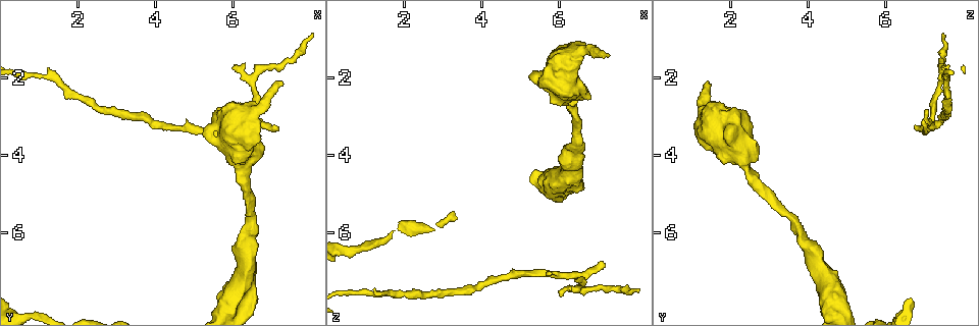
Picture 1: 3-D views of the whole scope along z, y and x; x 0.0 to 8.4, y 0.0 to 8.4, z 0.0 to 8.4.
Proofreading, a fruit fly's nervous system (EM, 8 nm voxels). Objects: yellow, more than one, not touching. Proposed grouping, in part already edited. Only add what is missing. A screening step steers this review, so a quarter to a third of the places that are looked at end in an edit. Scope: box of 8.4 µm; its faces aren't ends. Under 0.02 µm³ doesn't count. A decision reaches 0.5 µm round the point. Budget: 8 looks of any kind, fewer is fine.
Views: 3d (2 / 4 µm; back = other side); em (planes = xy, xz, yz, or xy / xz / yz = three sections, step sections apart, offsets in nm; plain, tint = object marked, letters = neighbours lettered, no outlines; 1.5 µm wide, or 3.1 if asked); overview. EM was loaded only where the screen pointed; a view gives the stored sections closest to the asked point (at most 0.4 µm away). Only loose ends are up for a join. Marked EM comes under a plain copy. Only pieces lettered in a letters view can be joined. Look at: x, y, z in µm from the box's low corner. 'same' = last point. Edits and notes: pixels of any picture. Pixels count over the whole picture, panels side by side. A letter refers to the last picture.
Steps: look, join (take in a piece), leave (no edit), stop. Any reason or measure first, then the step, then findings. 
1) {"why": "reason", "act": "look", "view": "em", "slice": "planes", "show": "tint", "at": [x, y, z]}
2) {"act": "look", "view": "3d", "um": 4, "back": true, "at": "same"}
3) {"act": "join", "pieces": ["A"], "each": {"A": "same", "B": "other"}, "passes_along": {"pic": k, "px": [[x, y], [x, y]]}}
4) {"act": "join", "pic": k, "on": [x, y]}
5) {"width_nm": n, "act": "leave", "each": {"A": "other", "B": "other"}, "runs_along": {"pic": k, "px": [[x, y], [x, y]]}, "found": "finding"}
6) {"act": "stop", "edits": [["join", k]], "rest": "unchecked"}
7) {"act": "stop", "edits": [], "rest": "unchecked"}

{"why": "thin end", "act": "look", "view": "3d", "um": 4, "at": [6.00, 1.70, 7.60]}

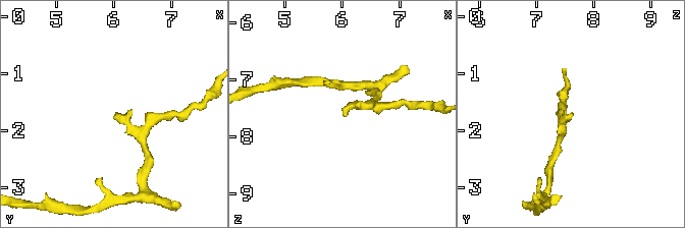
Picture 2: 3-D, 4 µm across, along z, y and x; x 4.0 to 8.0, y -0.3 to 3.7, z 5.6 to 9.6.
{"act": "look", "view": "em", "slice": "yz", "step": 8, "show": "letters", "at": [6.05, 1.75, 7.65]}

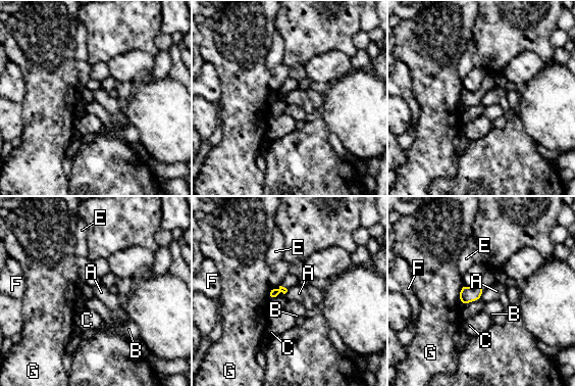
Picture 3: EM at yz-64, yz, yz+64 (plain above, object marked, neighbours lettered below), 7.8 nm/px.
{"act": "leave", "each": {"A": "other", "B": "other", "C": "other", "E": "other", "F": "other", "G": "other"}, "border": {"pic": 3, "px": [[483, 291], [479, 298]]}, "found": "no lettered piece goes on from it"}

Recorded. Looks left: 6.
{"act": "look", "view": "3d", "um": 4, "at": [7.10, 3.25, 6.70]}

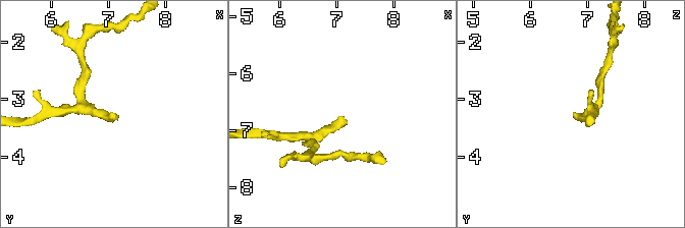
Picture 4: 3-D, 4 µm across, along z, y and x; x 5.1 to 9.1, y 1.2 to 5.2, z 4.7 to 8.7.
{"act": "look", "view": "em", "slice": "planes", "show": "tint", "at": [7.15, 3.25, 6.70]}

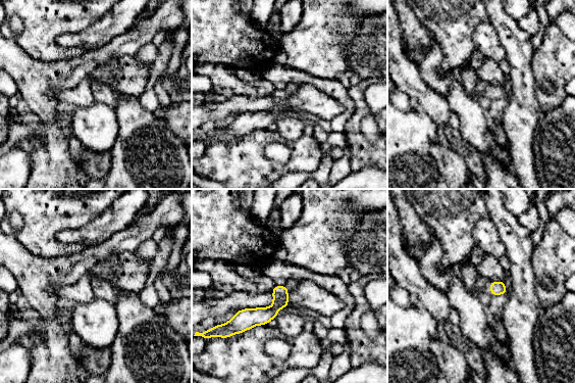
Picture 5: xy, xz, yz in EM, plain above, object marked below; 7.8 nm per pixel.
{"why": "what lies round it", "act": "look", "view": "em", "slice": "planes", "show": "letters", "at": "same"}

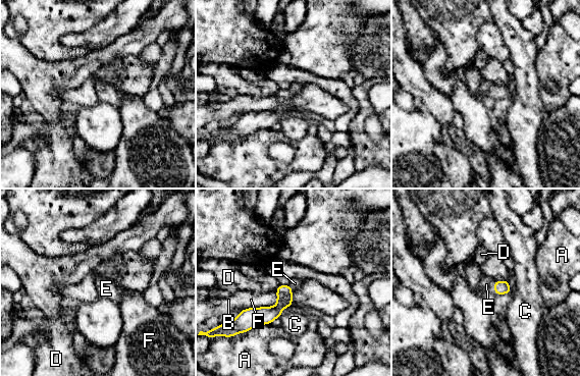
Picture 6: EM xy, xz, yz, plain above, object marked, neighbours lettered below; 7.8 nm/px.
{"act": "join", "pieces": ["E"], "each": {"A": "other", "B": "other", "C": "other", "D": "other", "E": "same", "F": "other"}, "passes_along": {"pic": 6, "px": [[501, 287], [494, 287], [486, 284]]}, "found": "the neuron continues"}

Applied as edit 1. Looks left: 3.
{"why": "branch stops here", "act": "look", "view": "3d", "um": 2, "at": [7.25, 2.20, 1.50]}

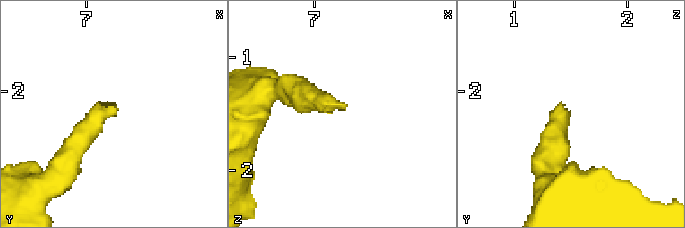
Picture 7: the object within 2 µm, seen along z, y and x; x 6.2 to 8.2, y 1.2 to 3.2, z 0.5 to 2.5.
{"why": "now the EM", "act": "look", "view": "em", "slice": "xy", "step": 4, "show": "tint", "at": [7.28, 2.20, 1.46]}

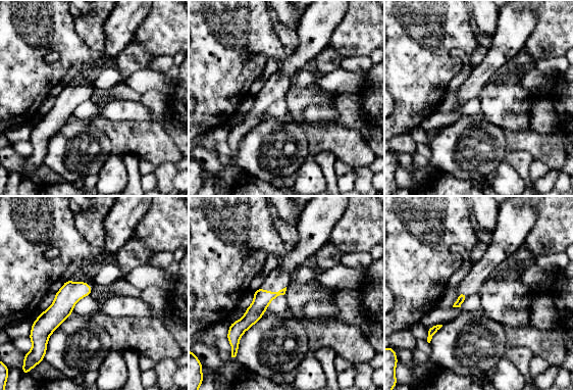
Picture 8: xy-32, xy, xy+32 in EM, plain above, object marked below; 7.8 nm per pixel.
{"why": "cut it another way", "act": "look", "view": "em", "slice": "planes", "show": "letters", "at": "same"}

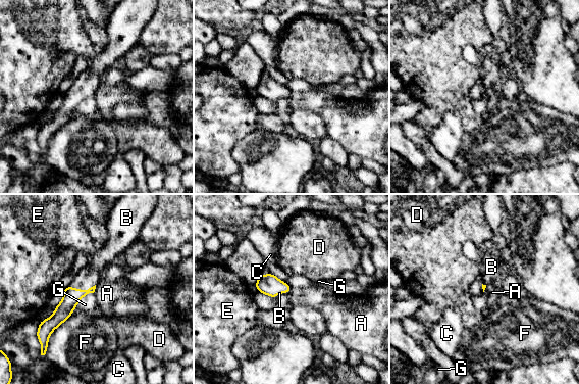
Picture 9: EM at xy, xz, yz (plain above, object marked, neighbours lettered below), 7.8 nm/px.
{"longest_contact_nm": ["F", 360], "act": "join", "pieces": ["B"], "each": {"A": "other", "B": "same", "C": "other", "D": "other", "E": "other", "F": "other", "G": "other"}, "passes_along": {"pic": 9, "px": [[71, 296], [82, 290], [89, 276]]}, "found": "the neuron continues"}

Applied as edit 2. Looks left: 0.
{"act": "stop", "edits": [["join", 6], ["join", 9]], "rest": "unchecked"}

